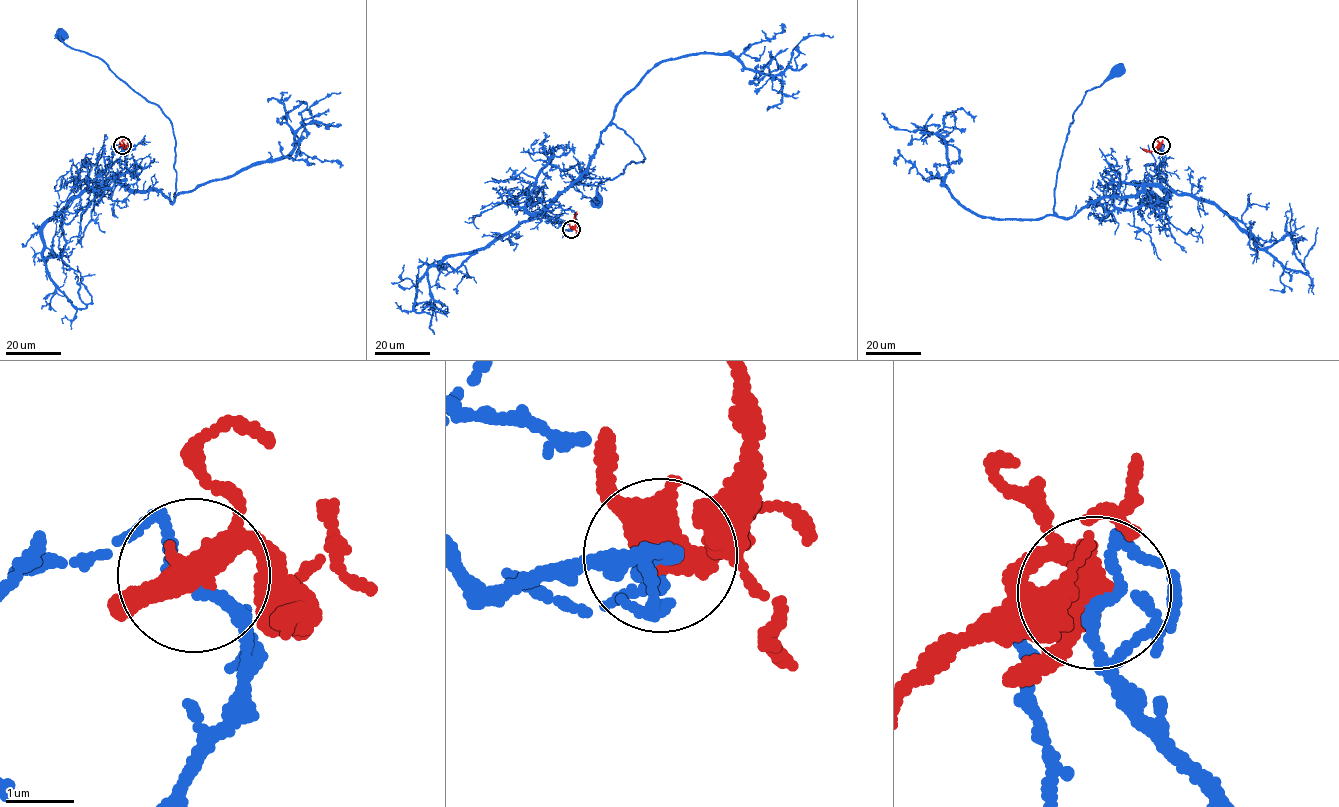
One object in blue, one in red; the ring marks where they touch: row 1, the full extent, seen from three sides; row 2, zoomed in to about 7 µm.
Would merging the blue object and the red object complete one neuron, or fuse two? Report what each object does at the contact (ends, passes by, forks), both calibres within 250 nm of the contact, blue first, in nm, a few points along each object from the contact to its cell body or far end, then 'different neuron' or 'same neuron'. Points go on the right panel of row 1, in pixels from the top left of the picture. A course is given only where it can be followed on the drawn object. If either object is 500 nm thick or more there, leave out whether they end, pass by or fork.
blue passes by; red forks there; 160 nm thick on the blue side, 320 nm on the other; blue runs (1161, 145), (1159, 184), (1135, 194), (1104, 195), (1066, 218), (1054, 211), (1073, 114), (1086, 92), (1117, 68); red runs (1161, 145), (1151, 151), (1143, 149); different neuron

